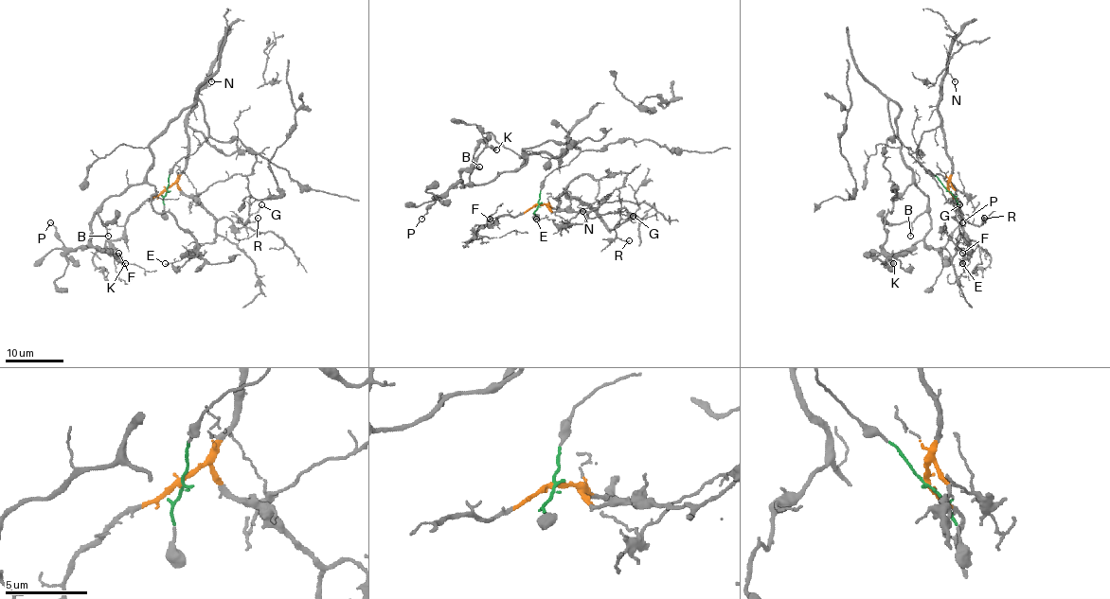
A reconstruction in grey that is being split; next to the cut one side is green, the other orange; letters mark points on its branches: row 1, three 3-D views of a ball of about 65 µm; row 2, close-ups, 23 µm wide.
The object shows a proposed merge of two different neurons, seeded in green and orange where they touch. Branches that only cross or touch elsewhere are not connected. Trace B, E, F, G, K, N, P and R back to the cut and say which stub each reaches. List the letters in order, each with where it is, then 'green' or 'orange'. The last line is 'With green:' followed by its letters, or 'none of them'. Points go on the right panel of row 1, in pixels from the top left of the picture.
B: place (910, 236); green
E: place (962, 263); orange
F: place (962, 253); orange
G: place (959, 204); orange
K: place (893, 263); green
N: place (955, 81); orange
P: place (962, 222); green
R: place (984, 218); orange
With green: B, K, P

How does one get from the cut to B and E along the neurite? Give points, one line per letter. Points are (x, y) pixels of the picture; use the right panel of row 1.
B: (948, 189), (895, 135), (892, 100), (900, 108), (903, 160), (927, 197), (910, 237)
E: (948, 189), (949, 184), (955, 189), (955, 216), (968, 249), (962, 264)

